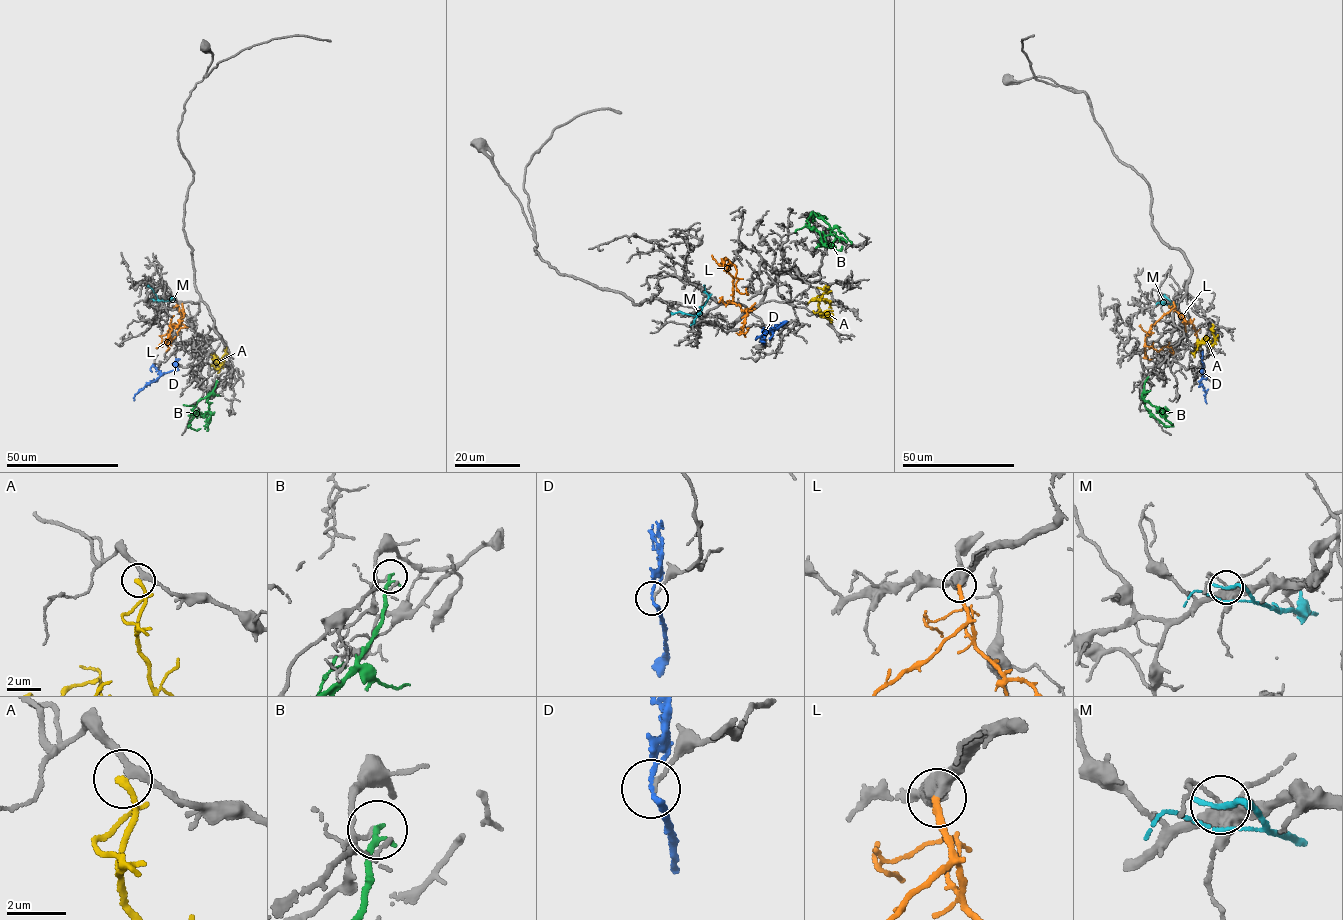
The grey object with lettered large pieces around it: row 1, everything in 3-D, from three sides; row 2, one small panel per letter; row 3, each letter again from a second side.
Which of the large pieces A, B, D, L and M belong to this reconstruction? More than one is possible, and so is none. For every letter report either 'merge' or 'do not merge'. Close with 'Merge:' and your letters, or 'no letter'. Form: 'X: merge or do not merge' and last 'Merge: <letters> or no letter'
A: do not merge
B: do not merge
D: do not merge
L: merge
M: do not merge
Merge: L

